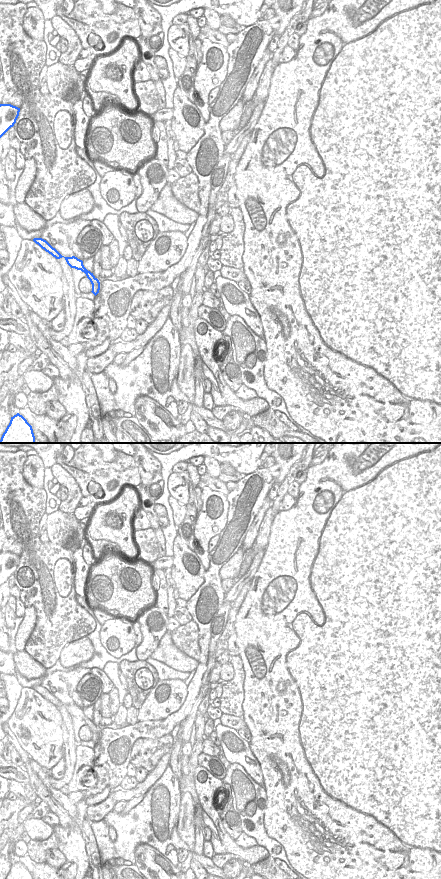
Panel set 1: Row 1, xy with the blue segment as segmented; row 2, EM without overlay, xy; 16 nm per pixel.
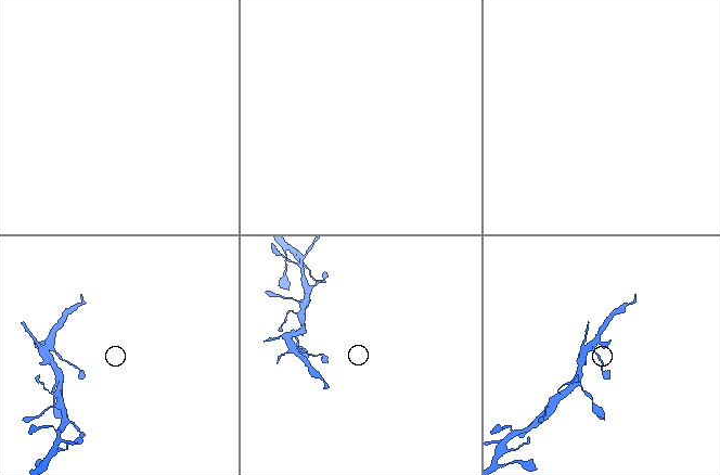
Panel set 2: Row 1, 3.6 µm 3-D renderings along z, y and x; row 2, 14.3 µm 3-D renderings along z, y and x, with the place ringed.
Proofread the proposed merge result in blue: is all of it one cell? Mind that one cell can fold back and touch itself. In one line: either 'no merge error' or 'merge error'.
no merge error

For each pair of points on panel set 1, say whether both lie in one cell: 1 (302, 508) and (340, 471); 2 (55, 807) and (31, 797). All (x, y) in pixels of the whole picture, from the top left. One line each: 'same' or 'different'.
1: same
2: different

